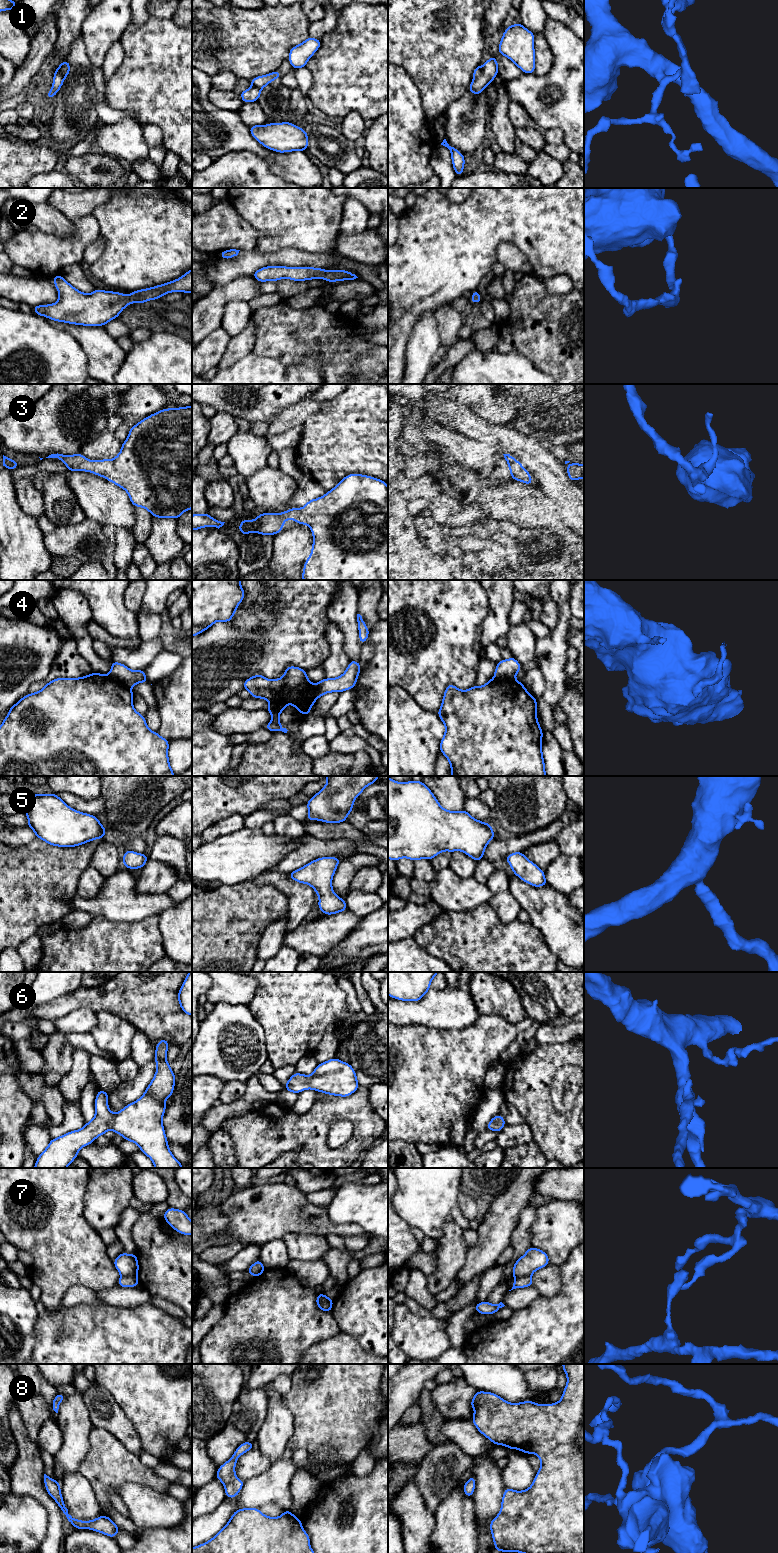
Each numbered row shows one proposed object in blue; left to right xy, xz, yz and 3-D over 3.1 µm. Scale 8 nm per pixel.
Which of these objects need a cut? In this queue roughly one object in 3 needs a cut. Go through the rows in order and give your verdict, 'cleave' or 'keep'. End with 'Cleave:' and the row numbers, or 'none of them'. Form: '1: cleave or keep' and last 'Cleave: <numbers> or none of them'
1: cleave
2: keep
3: keep
4: keep
5: keep
6: keep
7: cleave
8: keep
Cleave: 1, 7

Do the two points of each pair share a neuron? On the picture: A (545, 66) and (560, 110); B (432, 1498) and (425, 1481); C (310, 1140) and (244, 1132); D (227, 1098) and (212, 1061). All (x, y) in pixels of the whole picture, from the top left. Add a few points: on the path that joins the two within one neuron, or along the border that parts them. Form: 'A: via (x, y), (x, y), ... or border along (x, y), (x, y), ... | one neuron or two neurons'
A: border along (551, 49), (552, 67), (545, 74), (534, 75) | two neurons
B: via (432, 1494), (432, 1488), (429, 1485) | one neuron
C: via (294, 1132), (260, 1132) | one neuron
D: border along (244, 1081), (227, 1081), (225, 1083) | two neurons

